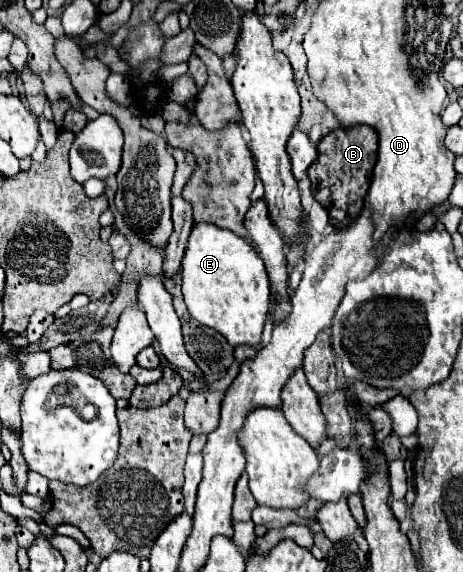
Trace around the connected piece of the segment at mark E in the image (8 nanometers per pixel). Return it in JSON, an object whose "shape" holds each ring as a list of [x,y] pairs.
{"shape":[[[199,222],[191,230],[181,274],[185,304],[197,322],[223,334],[233,348],[261,342],[271,292],[263,258],[249,242],[231,230]]]}

